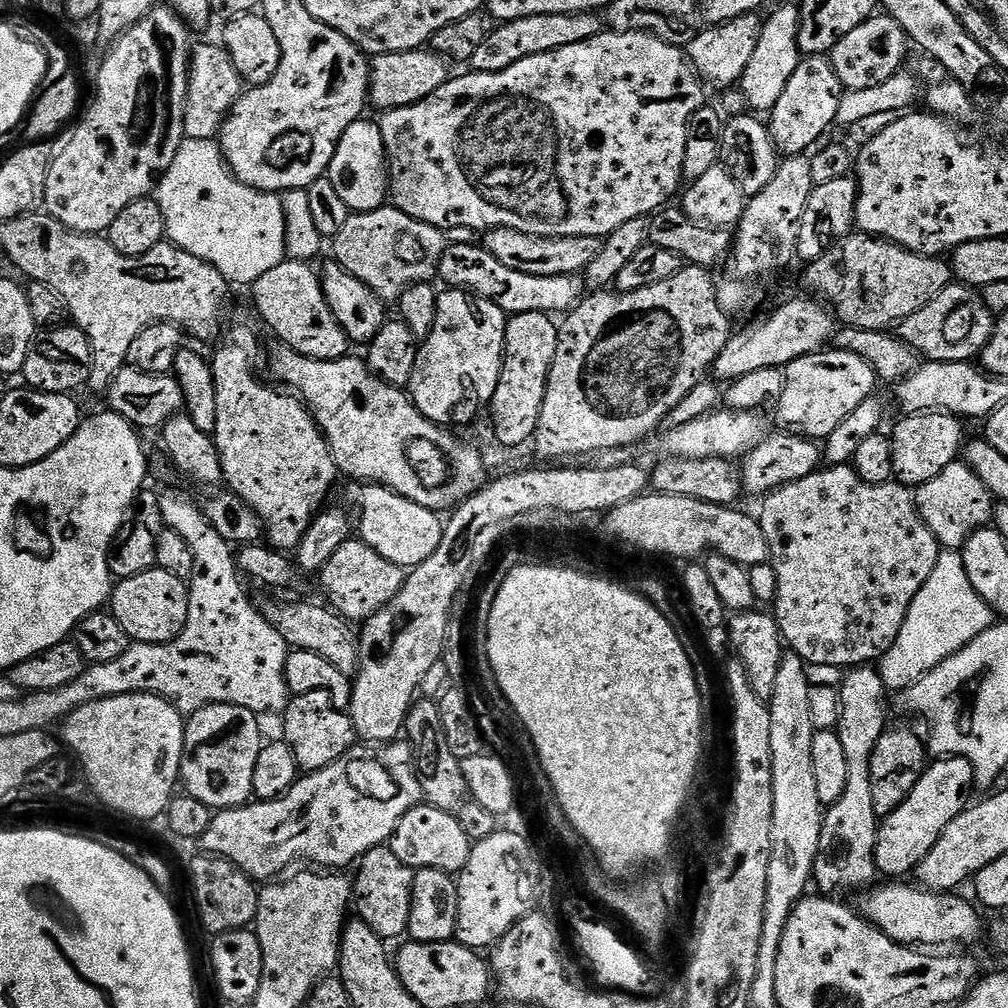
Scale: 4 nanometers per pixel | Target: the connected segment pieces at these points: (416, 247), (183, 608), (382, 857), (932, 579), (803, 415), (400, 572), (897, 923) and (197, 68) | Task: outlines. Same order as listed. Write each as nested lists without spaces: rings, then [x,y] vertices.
[[[383,206],[369,212],[352,212],[346,226],[342,226],[342,230],[338,230],[338,234],[331,237],[331,255],[346,271],[354,274],[358,282],[366,282],[366,286],[370,286],[370,290],[374,290],[380,300],[396,302],[410,286],[427,284],[436,276],[436,268],[446,247],[444,236],[441,229],[426,222],[418,222],[410,218],[410,214],[402,214],[402,210],[394,206]]]
[[[157,567],[119,581],[110,597],[112,616],[118,626],[126,630],[129,641],[137,644],[165,644],[178,638],[186,626],[189,610],[186,581],[174,578],[174,574],[166,574],[166,570]]]
[[[381,846],[370,850],[355,865],[354,912],[378,938],[385,942],[399,941],[408,931],[410,902],[412,901],[413,869],[394,858],[391,847]]]
[[[941,551],[938,562],[934,562],[934,570],[930,570],[930,576],[926,578],[926,582],[918,590],[914,600],[910,602],[902,628],[898,630],[898,636],[894,638],[888,651],[878,661],[878,671],[885,689],[892,691],[893,688],[896,694],[903,693],[905,688],[916,684],[918,678],[922,678],[930,670],[934,670],[934,666],[938,666],[938,662],[942,662],[950,654],[954,654],[962,646],[969,644],[978,634],[982,634],[986,629],[992,627],[993,623],[992,608],[986,606],[986,602],[982,602],[978,590],[974,590],[974,586],[970,586],[970,578],[966,578],[966,566],[962,562],[959,551]]]
[[[839,350],[828,351],[812,352],[809,356],[794,358],[794,362],[784,365],[784,385],[780,399],[774,404],[776,416],[785,424],[781,424],[785,429],[817,442],[823,442],[830,434],[834,434],[834,430],[842,426],[845,418],[853,410],[858,410],[858,406],[862,406],[862,402],[866,402],[866,398],[877,391],[876,384],[878,385],[876,371],[865,360],[858,358],[858,354]]]
[[[350,538],[334,550],[330,562],[321,568],[318,579],[322,587],[328,591],[331,607],[349,622],[363,622],[375,613],[380,612],[394,599],[404,592],[406,579],[405,569],[394,562],[382,558],[378,550],[365,544],[359,538]]]
[[[877,883],[861,895],[865,896],[860,900],[858,911],[894,942],[909,946],[932,946],[928,944],[972,944],[979,938],[979,914],[966,901],[959,900],[956,894],[929,892],[915,883],[884,883],[888,884]]]
[[[219,43],[191,49],[188,69],[188,101],[184,107],[184,135],[189,140],[216,140],[228,112],[245,91],[244,79],[230,54]]]

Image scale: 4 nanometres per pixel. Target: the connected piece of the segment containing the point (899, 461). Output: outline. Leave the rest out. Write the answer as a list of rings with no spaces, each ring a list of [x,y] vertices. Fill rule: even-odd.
[[[913,412],[901,417],[890,431],[892,474],[899,483],[915,490],[922,482],[930,482],[930,478],[946,470],[946,466],[957,463],[966,443],[965,425],[961,417],[951,416],[949,412]]]

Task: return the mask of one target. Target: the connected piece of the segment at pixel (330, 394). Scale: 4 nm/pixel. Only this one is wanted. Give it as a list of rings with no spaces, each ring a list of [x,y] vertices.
[[[276,347],[272,352],[272,376],[277,381],[273,381],[303,400],[330,446],[336,471],[341,477],[349,476],[356,480],[352,482],[378,484],[382,488],[389,488],[402,498],[418,502],[418,506],[437,514],[455,509],[484,487],[486,477],[483,454],[474,445],[459,440],[452,433],[455,431],[427,420],[414,407],[412,398],[405,389],[395,388],[393,384],[375,376],[361,357],[359,360],[355,354],[349,354],[338,356],[334,360],[320,360],[316,356],[298,354],[293,348]]]

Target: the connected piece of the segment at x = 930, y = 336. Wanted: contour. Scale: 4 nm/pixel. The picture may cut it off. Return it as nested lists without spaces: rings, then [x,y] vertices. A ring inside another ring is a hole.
[[[953,282],[920,310],[901,320],[898,335],[925,361],[972,362],[992,336],[993,323],[994,315],[983,304],[979,291]]]

